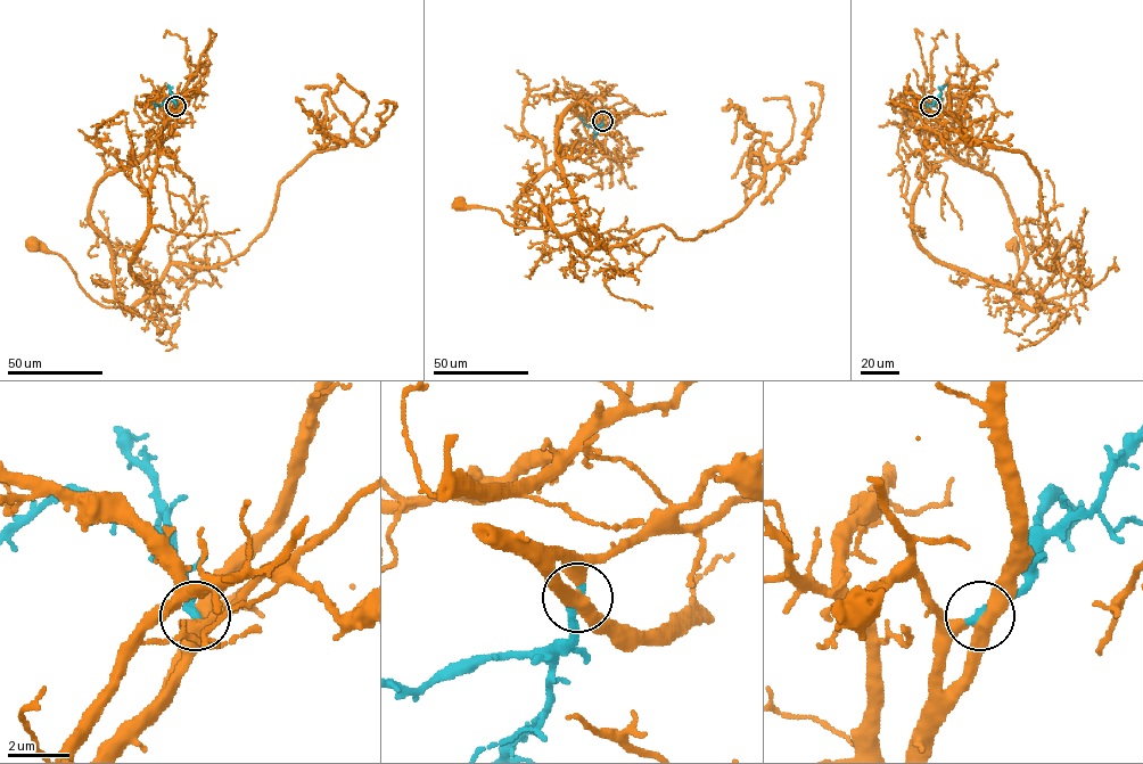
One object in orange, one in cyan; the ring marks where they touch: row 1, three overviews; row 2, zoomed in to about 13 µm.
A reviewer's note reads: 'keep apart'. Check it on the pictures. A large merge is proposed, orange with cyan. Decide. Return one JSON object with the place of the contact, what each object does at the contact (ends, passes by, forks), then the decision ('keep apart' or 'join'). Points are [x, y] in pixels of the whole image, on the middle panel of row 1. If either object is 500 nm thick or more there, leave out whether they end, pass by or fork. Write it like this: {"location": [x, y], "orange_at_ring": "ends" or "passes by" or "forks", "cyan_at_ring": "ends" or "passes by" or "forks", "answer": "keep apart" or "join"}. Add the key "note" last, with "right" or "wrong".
{"location": [602, 121], "orange_at_ring": "forks", "cyan_at_ring": "ends", "answer": "join", "note": "wrong"}

